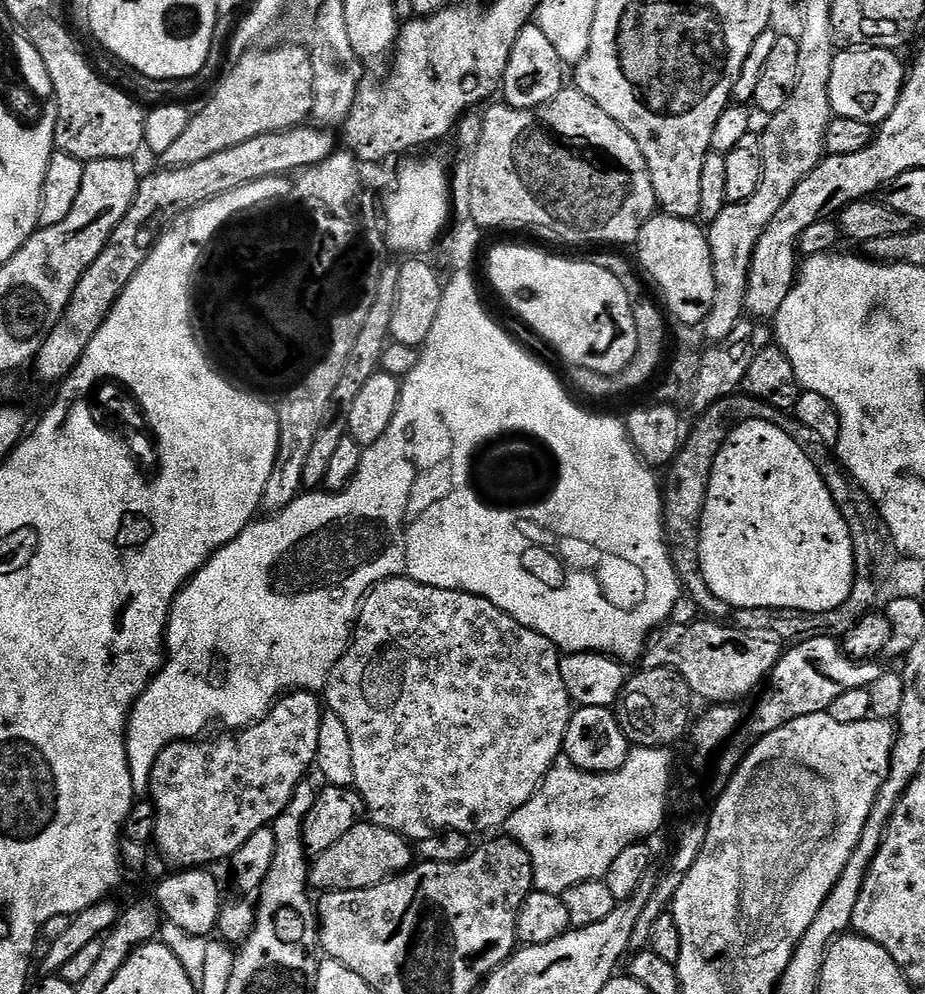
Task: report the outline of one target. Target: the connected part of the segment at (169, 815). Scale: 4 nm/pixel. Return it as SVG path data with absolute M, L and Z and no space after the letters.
M290 692L280 697L273 704L272 709L262 717L256 724L250 725L249 728L239 729L235 734L224 734L221 740L216 740L213 744L200 744L204 742L193 742L190 740L181 740L177 743L166 746L166 750L162 750L162 754L158 754L158 758L152 767L152 777L148 783L148 792L150 793L150 801L156 811L156 828L154 835L154 844L160 847L160 852L174 866L183 866L185 869L195 869L197 866L212 866L219 860L227 861L242 846L242 842L246 842L246 838L250 838L250 834L254 834L254 830L259 828L267 828L272 821L278 818L278 814L282 814L282 810L290 802L290 798L294 794L294 790L305 779L304 776L315 765L316 751L318 750L318 726L322 715L322 700L317 693L314 692Z

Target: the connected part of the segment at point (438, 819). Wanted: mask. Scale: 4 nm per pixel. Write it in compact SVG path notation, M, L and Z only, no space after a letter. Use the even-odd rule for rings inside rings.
M393 576L390 580L375 584L361 603L352 643L328 675L326 689L327 707L342 718L350 734L350 746L354 753L354 788L360 793L363 807L367 809L367 819L398 833L408 830L404 828L410 827L412 820L421 820L429 824L432 830L465 834L488 832L491 828L503 829L510 817L539 790L541 782L552 769L552 763L561 759L566 730L574 711L566 682L562 682L561 659L556 645L545 636L522 626L486 598L469 592L426 586L409 580L407 576Z

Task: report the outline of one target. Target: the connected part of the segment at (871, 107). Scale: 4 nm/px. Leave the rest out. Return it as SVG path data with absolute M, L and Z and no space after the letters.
M862 48L840 50L830 70L830 102L836 116L854 118L873 126L884 123L884 119L896 108L900 91L904 89L906 64L899 60L895 51L887 48Z

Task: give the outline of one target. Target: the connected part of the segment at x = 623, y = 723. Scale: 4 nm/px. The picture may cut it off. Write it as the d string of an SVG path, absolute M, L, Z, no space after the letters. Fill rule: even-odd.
M647 668L640 671L638 678L629 677L620 692L620 698L616 708L617 720L623 734L631 745L642 748L671 747L683 733L687 733L692 713L690 714L690 702L692 696L689 684L672 668Z

